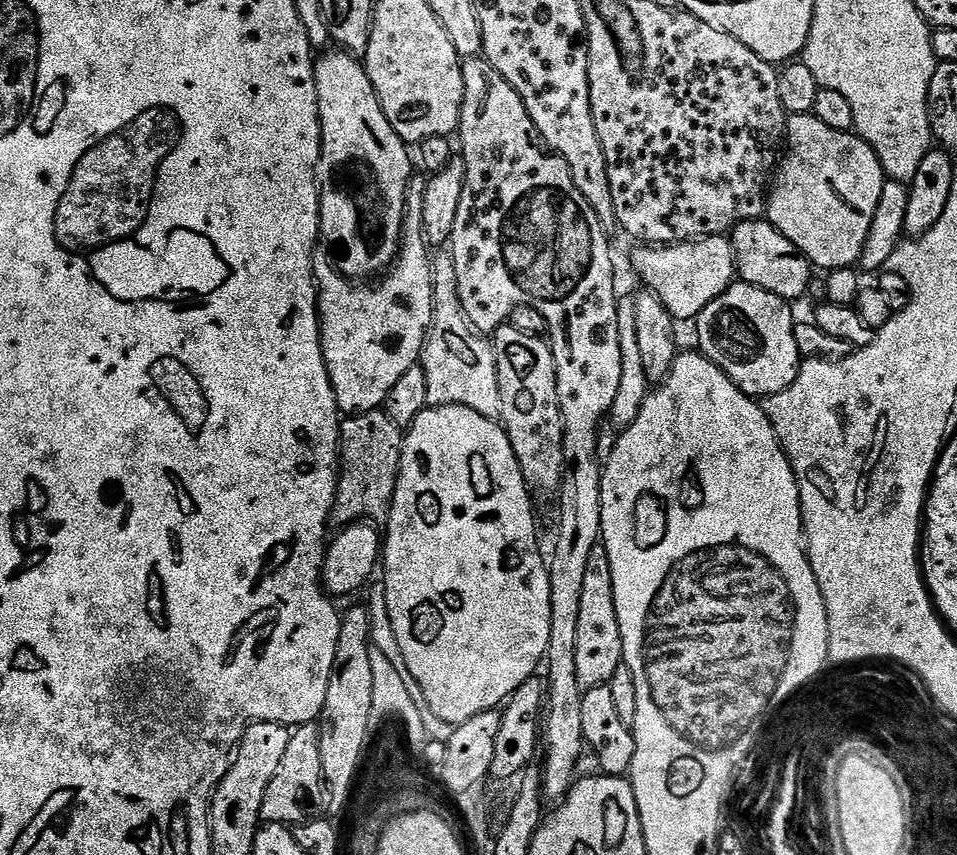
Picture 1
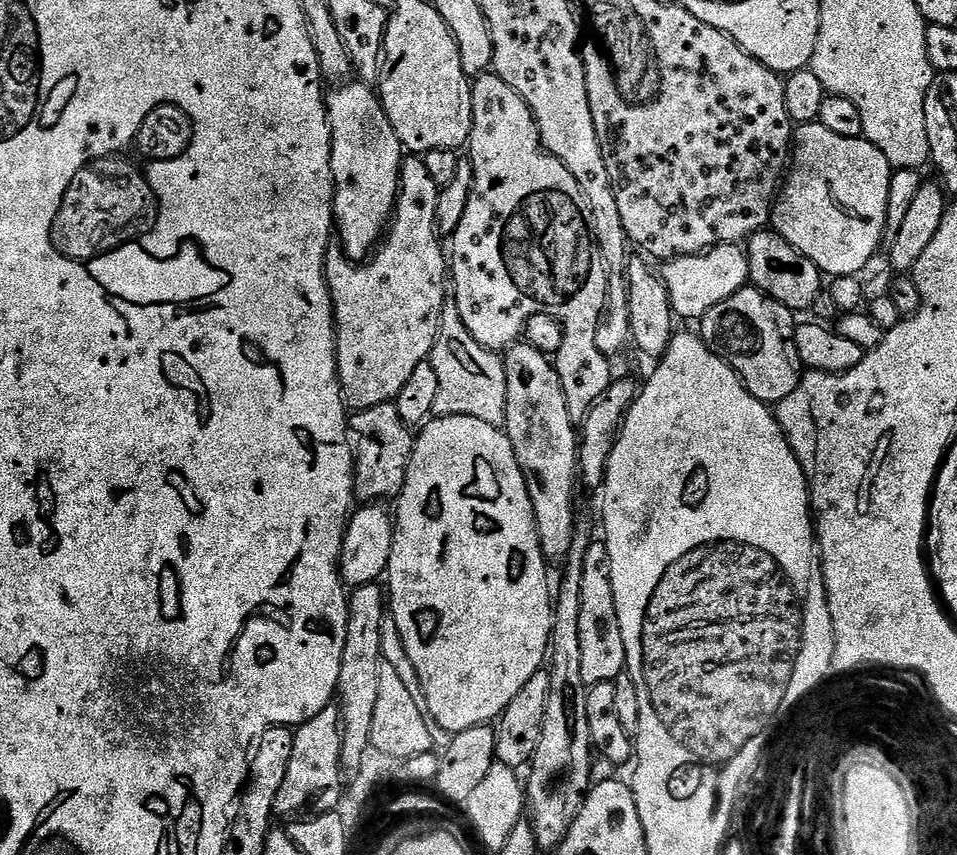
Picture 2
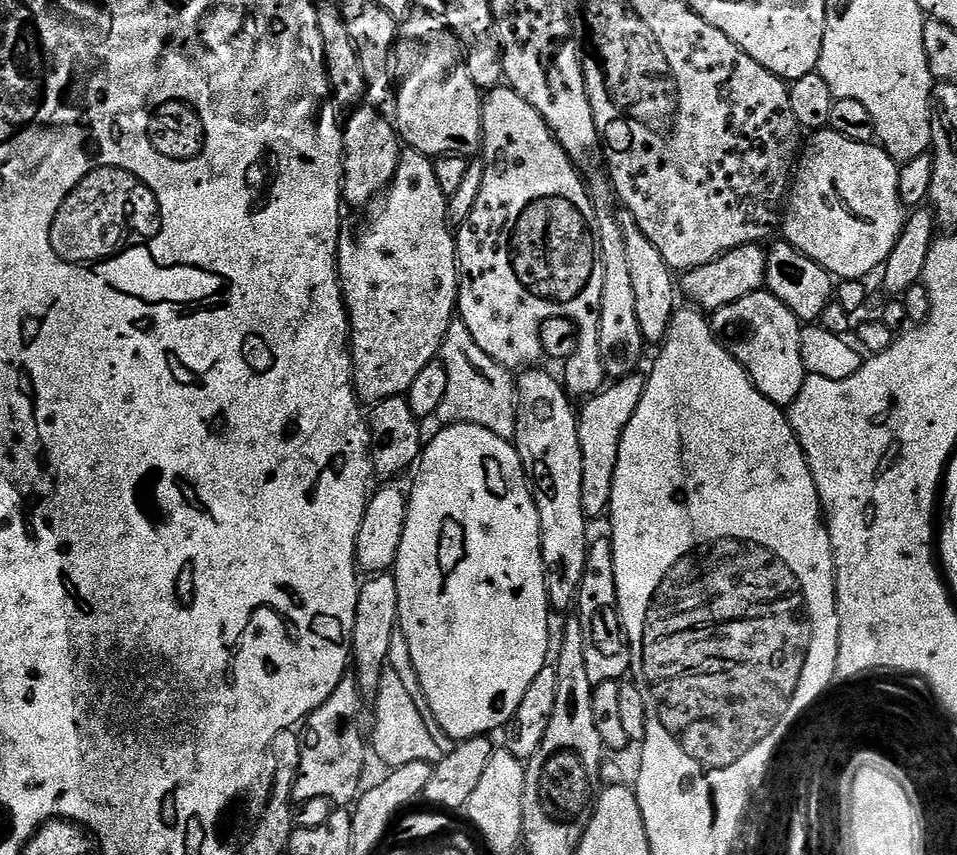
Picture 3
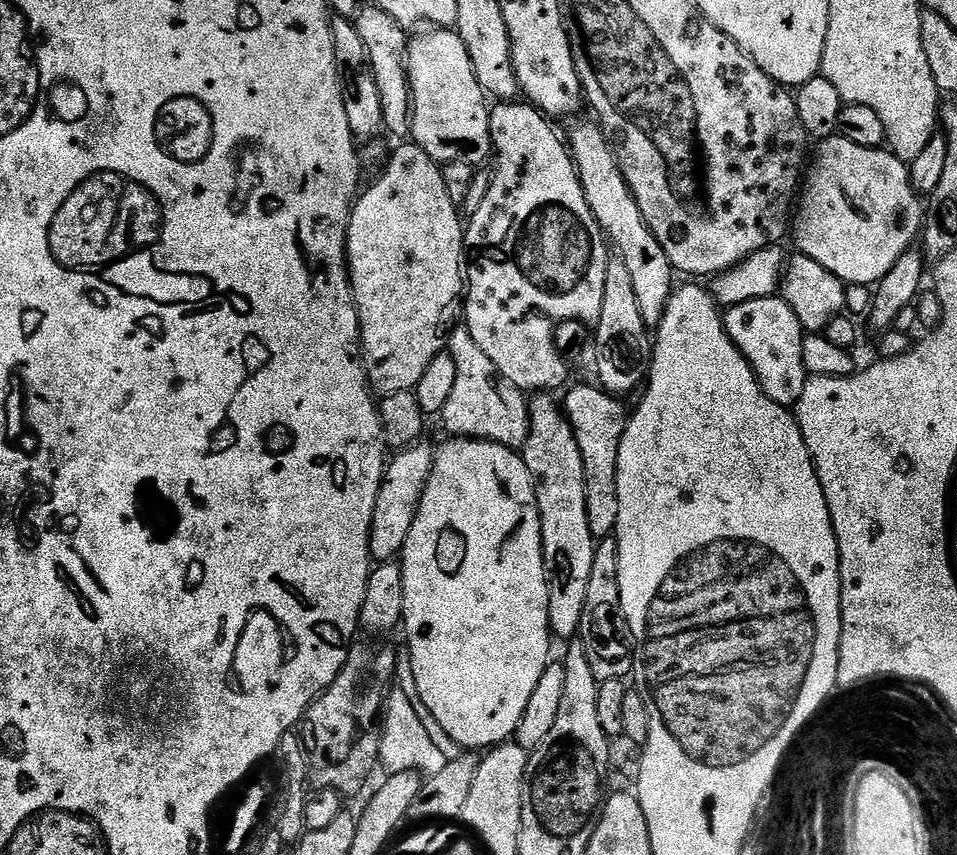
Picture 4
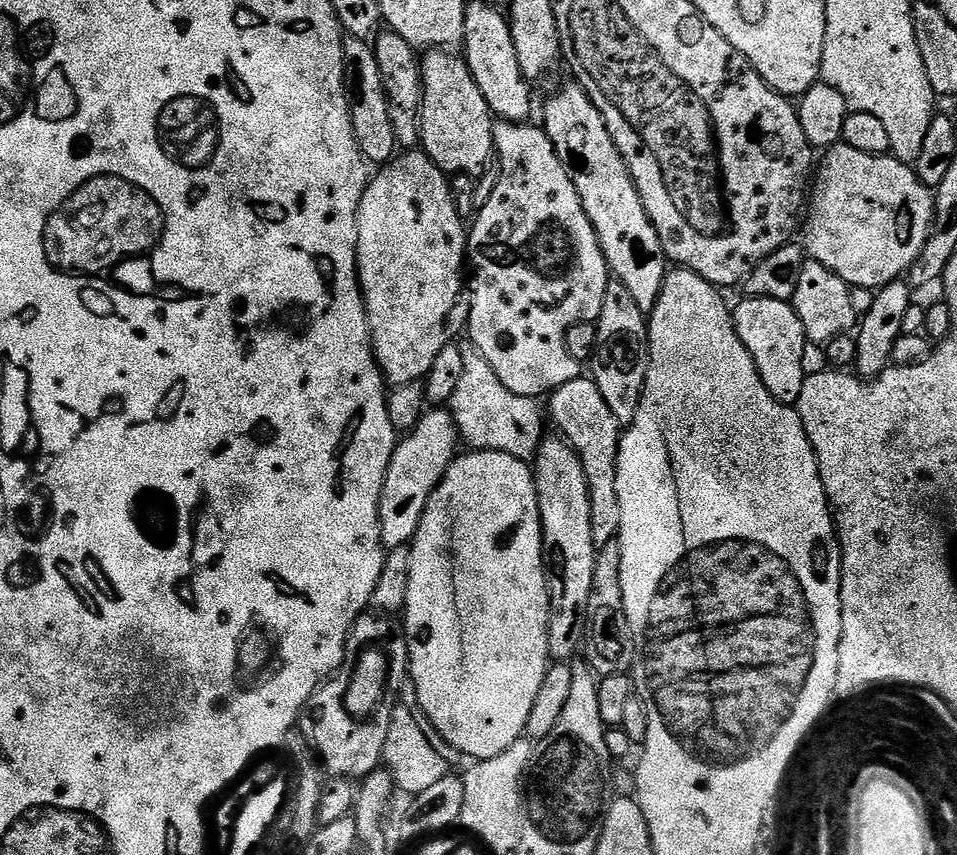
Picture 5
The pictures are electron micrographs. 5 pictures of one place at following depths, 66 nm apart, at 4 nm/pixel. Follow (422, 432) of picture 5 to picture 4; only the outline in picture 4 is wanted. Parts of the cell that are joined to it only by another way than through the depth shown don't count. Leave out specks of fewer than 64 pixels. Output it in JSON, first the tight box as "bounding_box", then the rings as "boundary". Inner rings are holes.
{"bounding_box":[372,442,433,562],"boundary":[[[424,442],[415,446],[405,447],[395,453],[396,457],[387,461],[384,470],[384,480],[378,490],[378,502],[374,506],[374,522],[372,523],[372,559],[376,562],[392,562],[403,553],[404,543],[410,534],[410,526],[414,526],[414,518],[418,514],[420,499],[424,493],[424,487],[428,481],[428,475],[432,469],[433,449],[427,448]]]}

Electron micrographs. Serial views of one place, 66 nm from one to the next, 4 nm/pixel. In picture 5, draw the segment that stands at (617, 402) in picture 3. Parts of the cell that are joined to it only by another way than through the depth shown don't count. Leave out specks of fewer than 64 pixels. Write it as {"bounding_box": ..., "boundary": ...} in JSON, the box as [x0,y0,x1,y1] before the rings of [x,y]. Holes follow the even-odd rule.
{"bounding_box":[546,378,622,546],"boundary":[[[591,378],[566,382],[566,386],[551,393],[546,412],[556,423],[555,431],[568,441],[582,462],[586,486],[590,494],[590,534],[597,546],[617,539],[622,526],[622,505],[618,503],[618,450],[622,425],[614,418],[614,410],[606,406],[602,390]]]}

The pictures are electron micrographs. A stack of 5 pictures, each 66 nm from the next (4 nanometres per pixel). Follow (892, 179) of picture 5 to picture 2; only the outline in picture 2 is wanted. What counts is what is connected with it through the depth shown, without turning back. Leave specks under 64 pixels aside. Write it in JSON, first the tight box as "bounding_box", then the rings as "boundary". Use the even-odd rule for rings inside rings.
{"bounding_box":[771,122,893,277],"boundary":[[[819,122],[799,125],[794,132],[790,167],[772,210],[771,227],[783,240],[790,242],[794,250],[806,254],[810,262],[817,264],[825,277],[860,276],[863,268],[875,258],[880,243],[886,240],[893,171],[886,154],[869,140],[842,138],[842,134],[826,130]]]}

